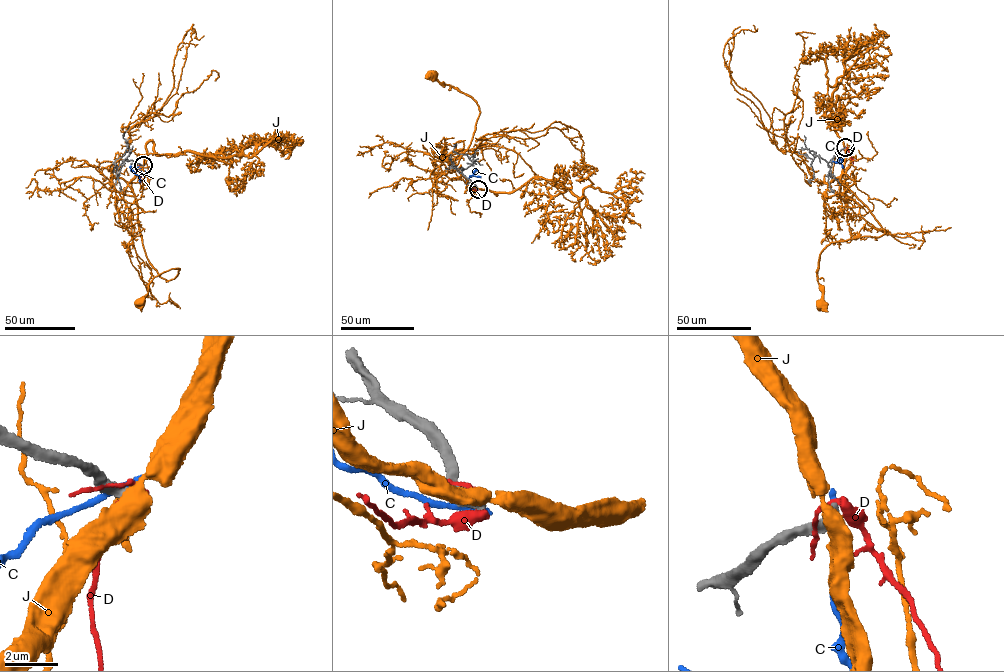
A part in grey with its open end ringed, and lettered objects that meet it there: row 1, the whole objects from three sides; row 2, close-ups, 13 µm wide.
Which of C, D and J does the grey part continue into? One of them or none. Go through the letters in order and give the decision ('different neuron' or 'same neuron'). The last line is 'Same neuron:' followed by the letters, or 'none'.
C: different neuron
D: different neuron
J: different neuron
Same neuron: none

